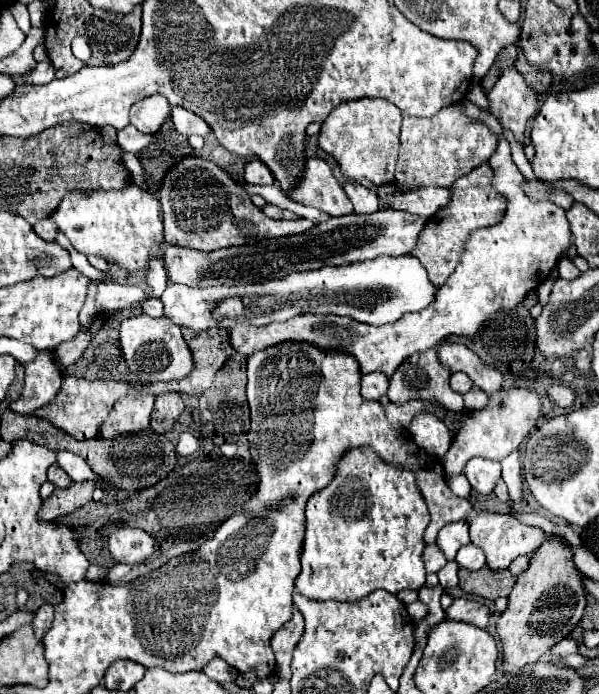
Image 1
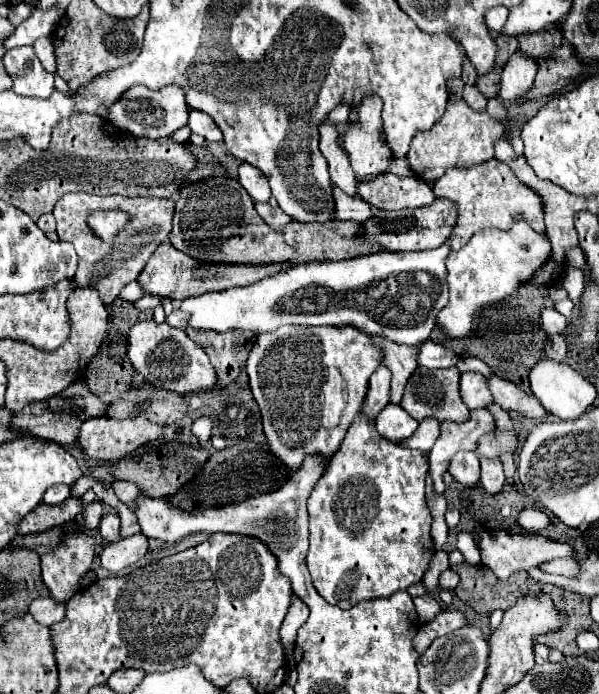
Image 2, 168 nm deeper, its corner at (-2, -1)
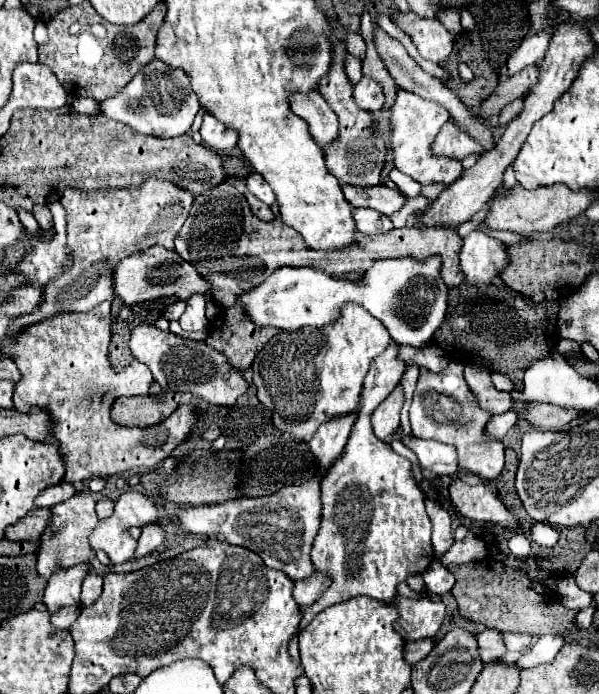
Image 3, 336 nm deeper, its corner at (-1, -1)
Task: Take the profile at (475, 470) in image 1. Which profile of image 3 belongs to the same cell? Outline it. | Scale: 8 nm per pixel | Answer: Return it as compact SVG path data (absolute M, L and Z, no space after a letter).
M402 434L402 442L418 456L420 466L432 472L434 476L454 476L458 472L456 448L436 440L406 438L404 434Z

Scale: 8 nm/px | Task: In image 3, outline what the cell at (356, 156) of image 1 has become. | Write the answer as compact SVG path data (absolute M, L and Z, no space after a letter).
M362 76L362 80L354 86L354 100L356 100L358 108L364 108L366 112L376 112L384 104L382 86L378 82Z

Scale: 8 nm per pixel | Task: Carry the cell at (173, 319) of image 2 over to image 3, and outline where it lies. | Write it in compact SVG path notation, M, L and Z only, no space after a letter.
M192 296L186 302L186 312L180 316L180 326L186 332L196 332L196 330L206 330L208 318L204 314L206 310L206 298L204 296Z

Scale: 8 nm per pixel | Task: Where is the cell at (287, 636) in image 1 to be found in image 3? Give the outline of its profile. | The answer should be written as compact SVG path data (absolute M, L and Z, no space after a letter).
M314 572L306 580L296 582L296 586L294 586L294 600L296 600L298 608L302 612L306 612L306 608L312 606L324 594L324 590L328 588L328 584L330 584L330 578L324 576L324 574L320 576L318 572Z

